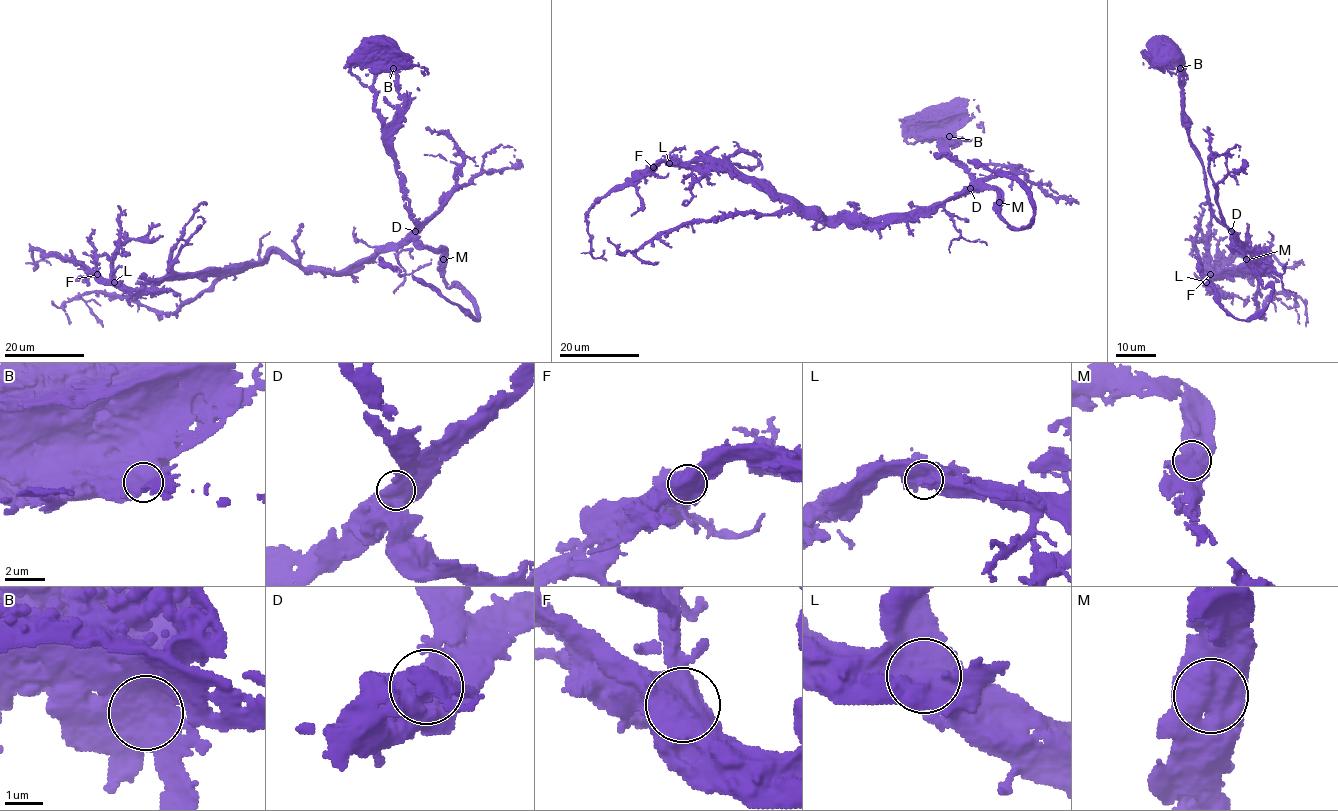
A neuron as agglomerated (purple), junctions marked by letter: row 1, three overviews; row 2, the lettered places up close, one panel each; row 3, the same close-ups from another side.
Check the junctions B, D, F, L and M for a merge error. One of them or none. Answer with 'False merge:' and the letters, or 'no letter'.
False merge: L

